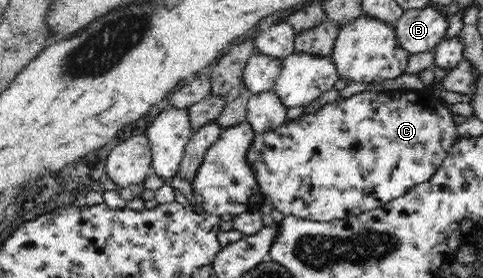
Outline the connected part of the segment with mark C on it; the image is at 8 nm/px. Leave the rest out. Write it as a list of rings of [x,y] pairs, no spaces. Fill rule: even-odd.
[[[388,90],[378,93],[364,91],[347,99],[336,98],[334,103],[324,105],[318,111],[308,113],[304,117],[300,116],[298,121],[292,120],[292,123],[288,123],[288,125],[284,122],[282,125],[276,126],[275,129],[267,130],[266,133],[255,134],[250,149],[246,151],[247,164],[251,166],[263,195],[270,197],[270,203],[285,216],[296,216],[321,222],[356,216],[408,193],[415,185],[424,183],[434,176],[435,171],[442,166],[449,149],[459,137],[457,125],[454,124],[452,116],[453,113],[450,111],[449,105],[436,99],[427,90]]]

